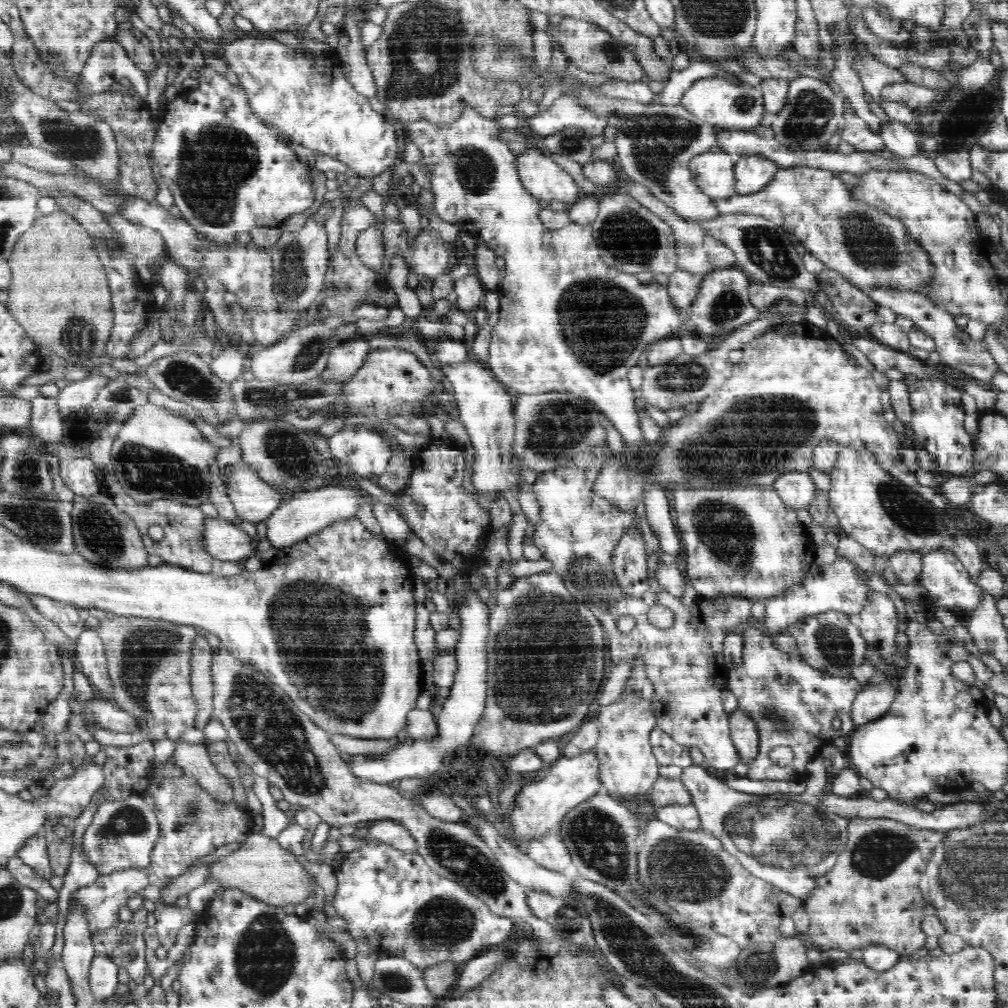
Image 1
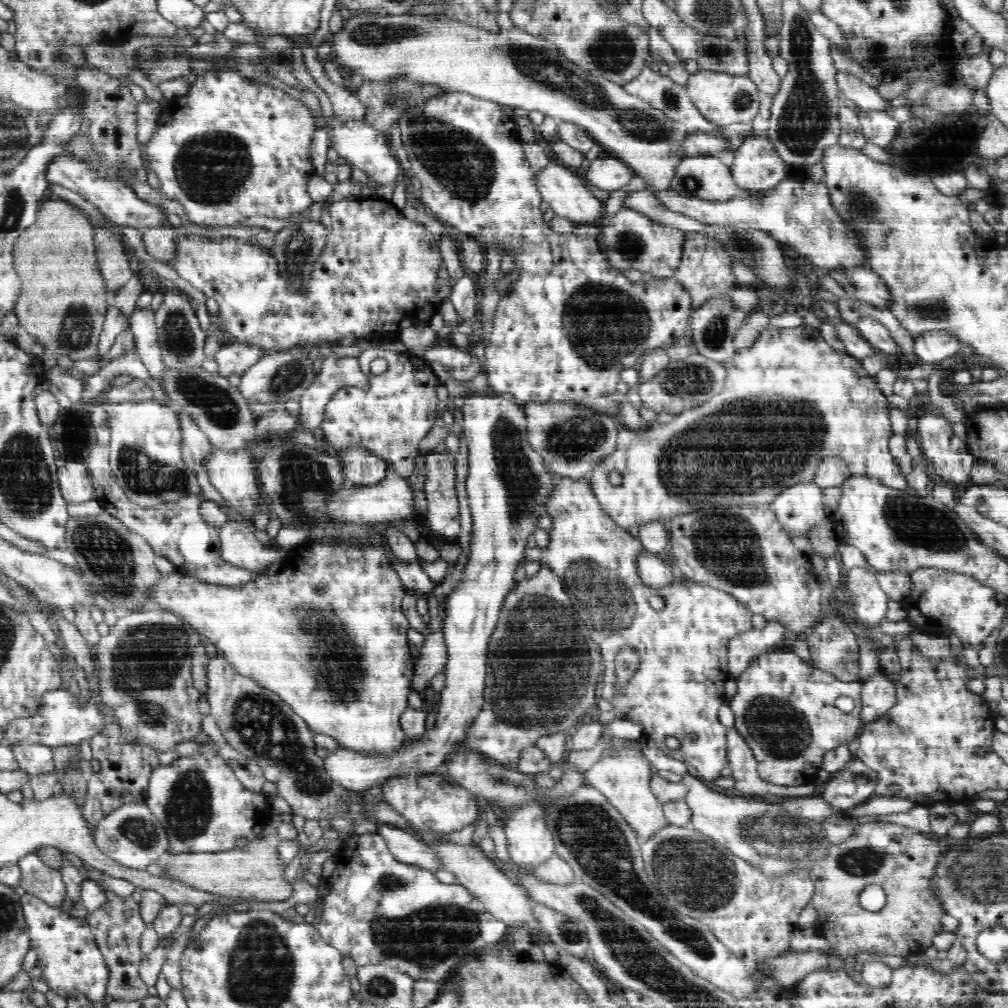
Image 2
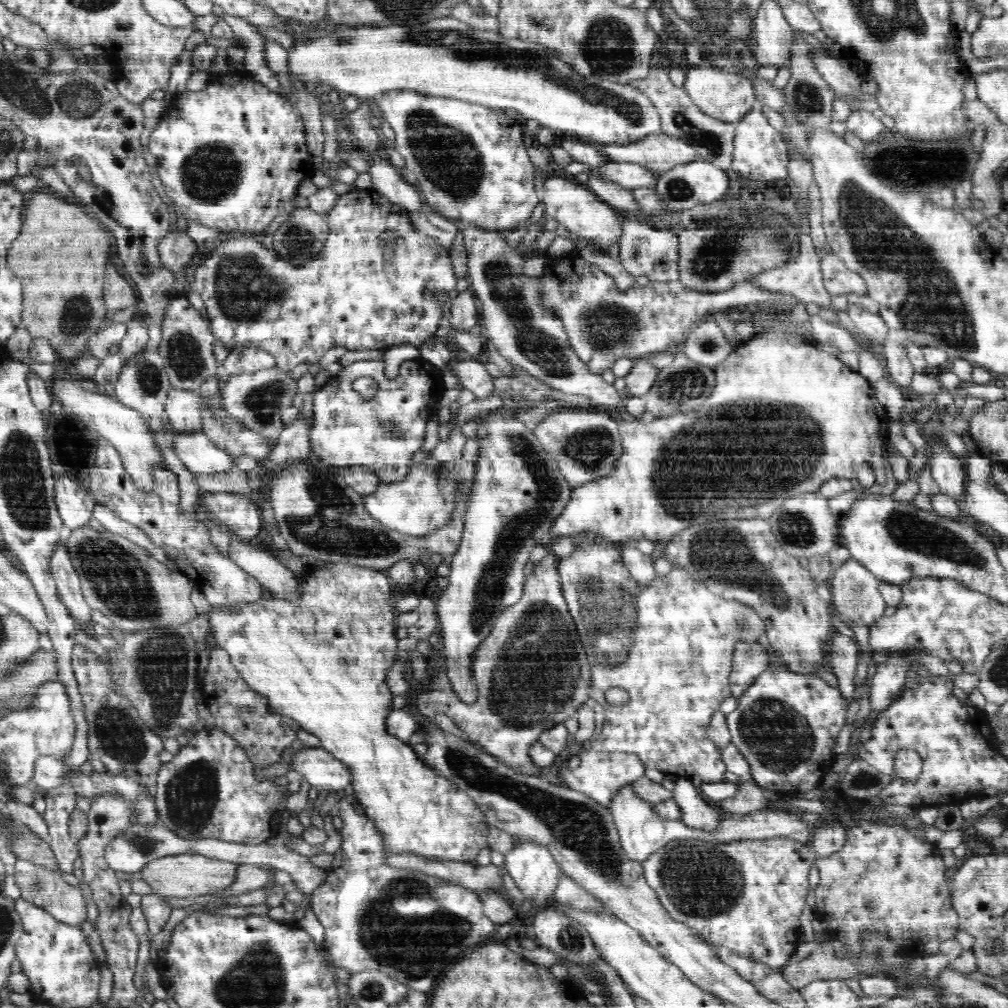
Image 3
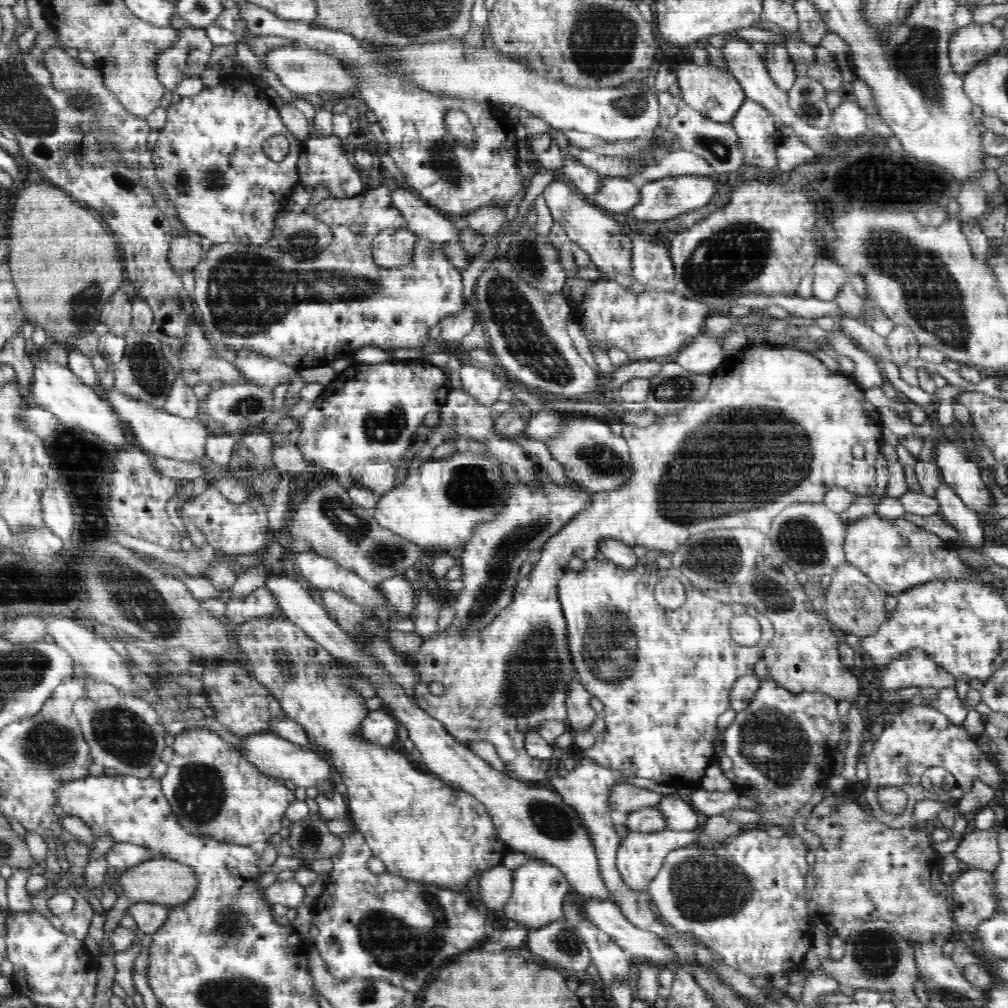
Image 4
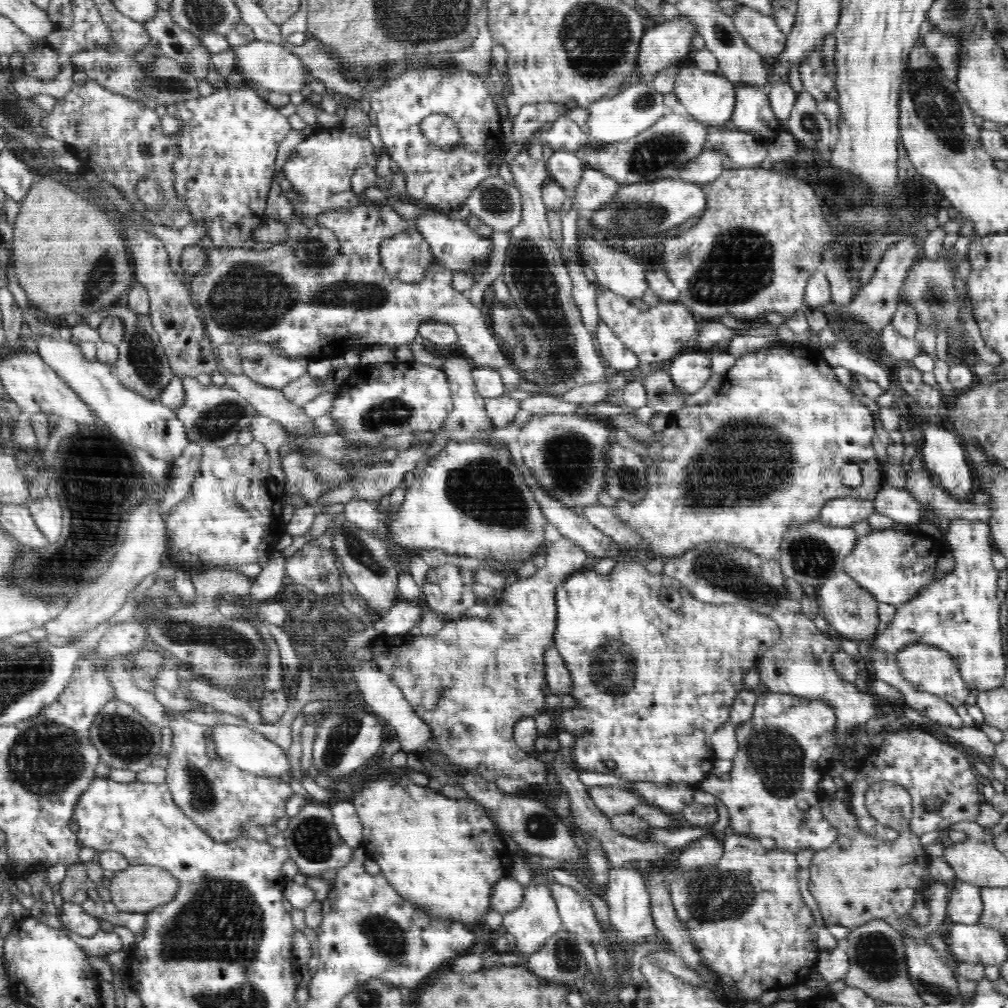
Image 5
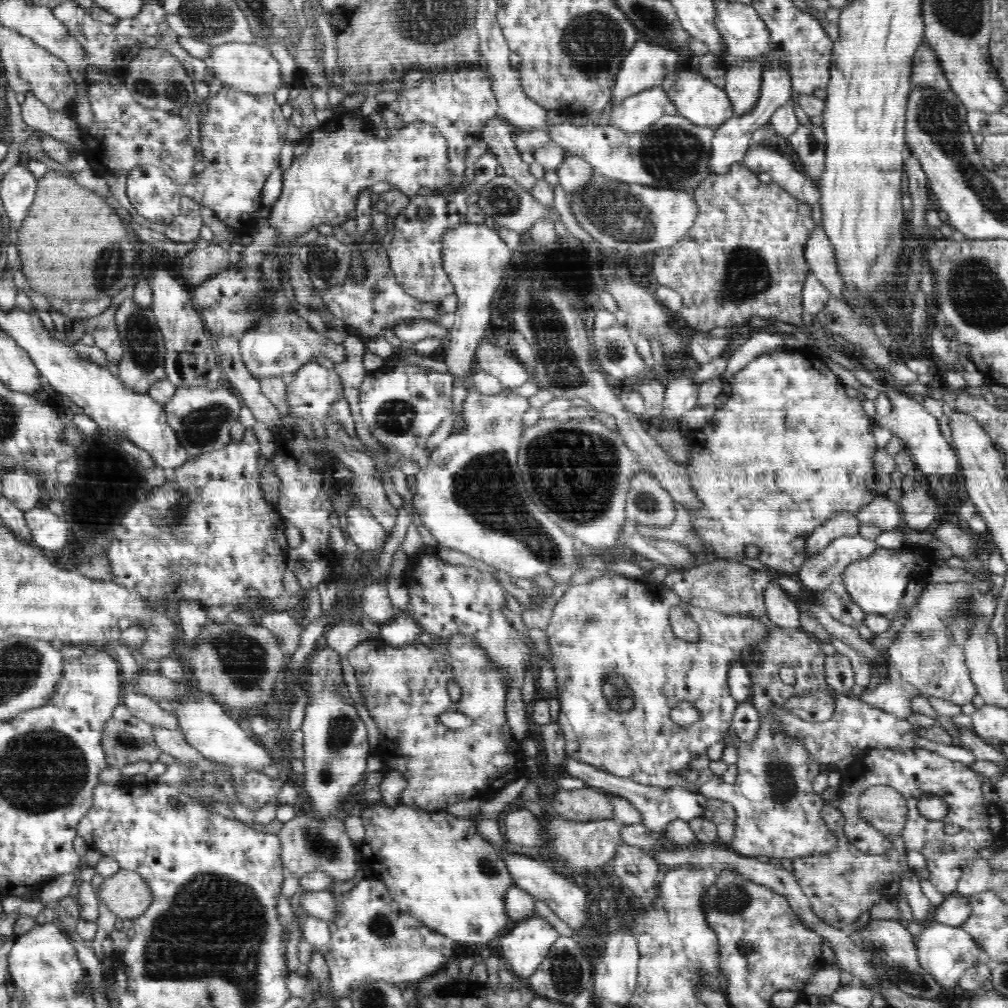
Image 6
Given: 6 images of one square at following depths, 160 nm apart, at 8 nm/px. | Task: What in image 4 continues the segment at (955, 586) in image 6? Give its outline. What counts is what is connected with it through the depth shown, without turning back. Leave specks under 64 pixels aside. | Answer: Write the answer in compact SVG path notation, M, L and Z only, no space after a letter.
M910 649L890 661L880 672L881 688L955 688L957 678L934 662L926 651Z

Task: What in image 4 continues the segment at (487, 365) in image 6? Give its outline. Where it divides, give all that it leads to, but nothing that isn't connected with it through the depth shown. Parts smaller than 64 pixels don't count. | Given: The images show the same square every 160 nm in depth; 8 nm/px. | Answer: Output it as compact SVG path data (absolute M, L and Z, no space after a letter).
M375 184L371 189L366 191L361 190L360 194L354 196L354 198L332 198L329 196L327 199L322 199L314 206L313 215L318 220L329 224L333 232L331 246L323 253L320 253L316 258L299 261L291 254L282 252L277 246L270 246L270 244L252 245L236 242L215 243L211 246L211 249L204 253L200 262L193 269L196 289L194 290L194 296L192 296L192 303L196 307L196 310L200 312L200 314L197 314L197 317L198 319L202 318L200 322L205 330L206 339L208 339L209 343L213 346L224 345L230 349L236 350L236 352L239 349L252 349L257 354L295 367L297 372L300 372L300 370L304 370L305 368L330 366L335 361L350 358L359 349L366 347L377 347L378 349L383 349L388 352L400 349L422 349L430 340L428 331L432 326L439 324L444 318L460 313L465 308L466 300L463 296L464 286L462 284L461 272L452 266L444 254L443 247L437 242L432 242L428 238L419 238L419 236L417 236L416 246L414 246L410 264L396 269L378 267L378 264L374 262L372 252L372 242L374 238L386 228L406 229L408 226L404 215L396 208L396 205L392 203L390 189L388 189L388 187L382 184Z

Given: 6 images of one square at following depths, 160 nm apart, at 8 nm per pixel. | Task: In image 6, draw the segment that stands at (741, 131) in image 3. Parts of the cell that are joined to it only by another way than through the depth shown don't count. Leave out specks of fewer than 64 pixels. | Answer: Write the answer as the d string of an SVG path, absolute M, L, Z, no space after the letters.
M738 59L728 64L722 88L733 104L734 114L748 114L756 106L762 82L763 69L756 59Z

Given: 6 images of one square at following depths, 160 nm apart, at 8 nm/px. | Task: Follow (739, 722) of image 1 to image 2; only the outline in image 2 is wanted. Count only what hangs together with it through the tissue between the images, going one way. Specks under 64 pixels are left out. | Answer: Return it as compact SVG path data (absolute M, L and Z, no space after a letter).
M735 727L727 732L727 758L735 783L731 791L734 795L762 799L767 795L788 798L806 797L816 795L819 792L819 788L816 788L814 784L780 788L762 781L757 774L756 758L750 747L746 745L744 738L737 733Z

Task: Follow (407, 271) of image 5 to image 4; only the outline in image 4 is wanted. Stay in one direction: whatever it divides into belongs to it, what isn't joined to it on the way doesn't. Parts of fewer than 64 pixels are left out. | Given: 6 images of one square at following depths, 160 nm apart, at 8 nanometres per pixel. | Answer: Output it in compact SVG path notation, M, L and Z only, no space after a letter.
M386 228L374 238L372 252L378 267L396 269L410 264L417 235L406 229Z

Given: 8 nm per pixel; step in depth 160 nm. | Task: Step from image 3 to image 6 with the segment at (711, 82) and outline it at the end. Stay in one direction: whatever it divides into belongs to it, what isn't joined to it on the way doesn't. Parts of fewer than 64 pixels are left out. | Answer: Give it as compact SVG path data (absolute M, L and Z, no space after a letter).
M678 73L676 84L667 90L667 96L678 114L698 126L720 126L735 115L726 91L699 73Z

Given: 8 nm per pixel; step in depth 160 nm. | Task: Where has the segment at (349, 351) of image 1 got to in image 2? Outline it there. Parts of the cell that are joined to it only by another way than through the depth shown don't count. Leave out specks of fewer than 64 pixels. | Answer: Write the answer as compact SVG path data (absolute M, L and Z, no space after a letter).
M326 358L319 375L315 376L300 402L300 430L318 430L324 421L326 406L337 390L355 386L368 390L370 381L359 367L358 358Z

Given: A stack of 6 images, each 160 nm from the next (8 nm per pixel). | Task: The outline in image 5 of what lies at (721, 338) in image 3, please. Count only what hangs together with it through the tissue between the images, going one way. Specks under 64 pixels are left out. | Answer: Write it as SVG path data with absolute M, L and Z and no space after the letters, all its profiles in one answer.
M709 351L681 352L671 360L669 367L672 382L685 394L696 394L710 380L712 371Z

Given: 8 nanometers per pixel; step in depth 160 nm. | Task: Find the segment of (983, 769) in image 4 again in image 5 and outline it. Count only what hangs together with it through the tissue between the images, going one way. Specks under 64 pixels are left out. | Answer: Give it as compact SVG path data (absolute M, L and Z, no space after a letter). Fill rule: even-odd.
M906 723L905 729L902 731L894 731L887 734L887 737L882 742L880 748L873 749L872 753L864 760L865 764L862 764L862 768L857 771L856 780L850 787L850 808L852 808L852 815L858 818L858 829L862 833L866 833L868 837L877 838L877 842L894 842L899 837L899 833L889 827L886 827L880 822L876 821L870 813L868 813L865 807L866 792L876 783L883 781L891 781L899 786L902 786L911 798L911 804L913 805L913 816L909 825L910 832L916 837L920 838L921 835L929 832L936 831L948 831L952 833L952 827L955 823L963 821L977 822L980 813L980 804L982 801L981 786L983 781L978 776L976 768L972 768L970 761L958 748L950 746L949 743L942 742L942 738L936 738L932 735L932 731L928 731L924 728L919 728L912 723ZM930 798L938 798L941 802L944 802L942 808L933 808L932 811L928 811L925 808L925 803Z

